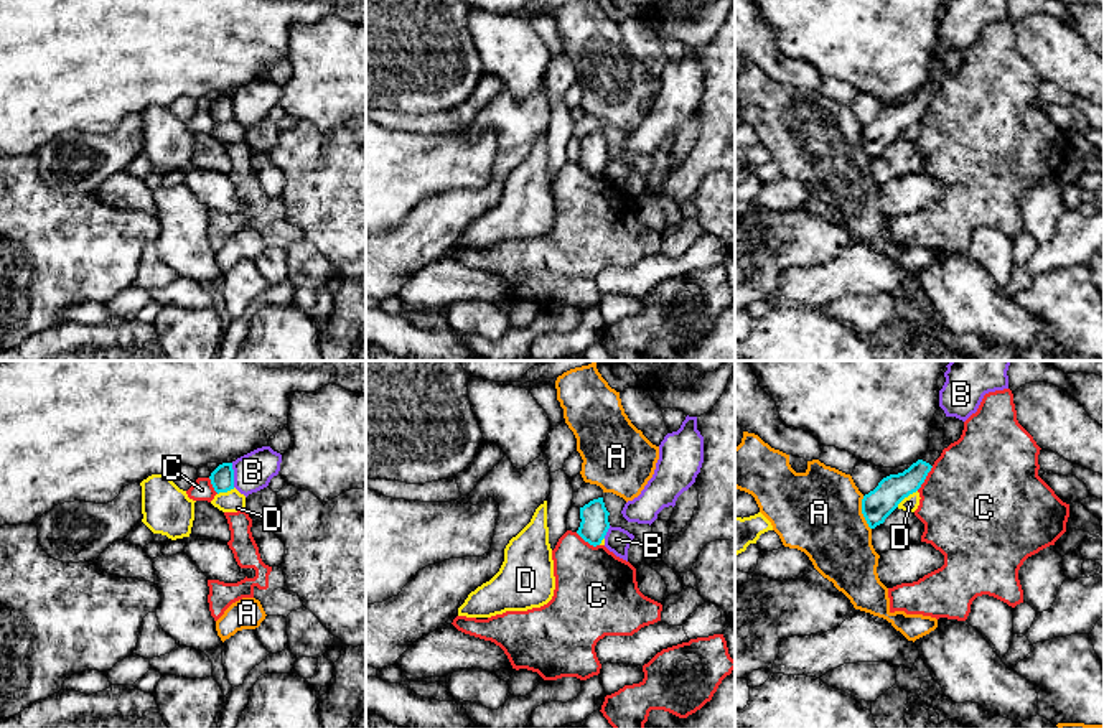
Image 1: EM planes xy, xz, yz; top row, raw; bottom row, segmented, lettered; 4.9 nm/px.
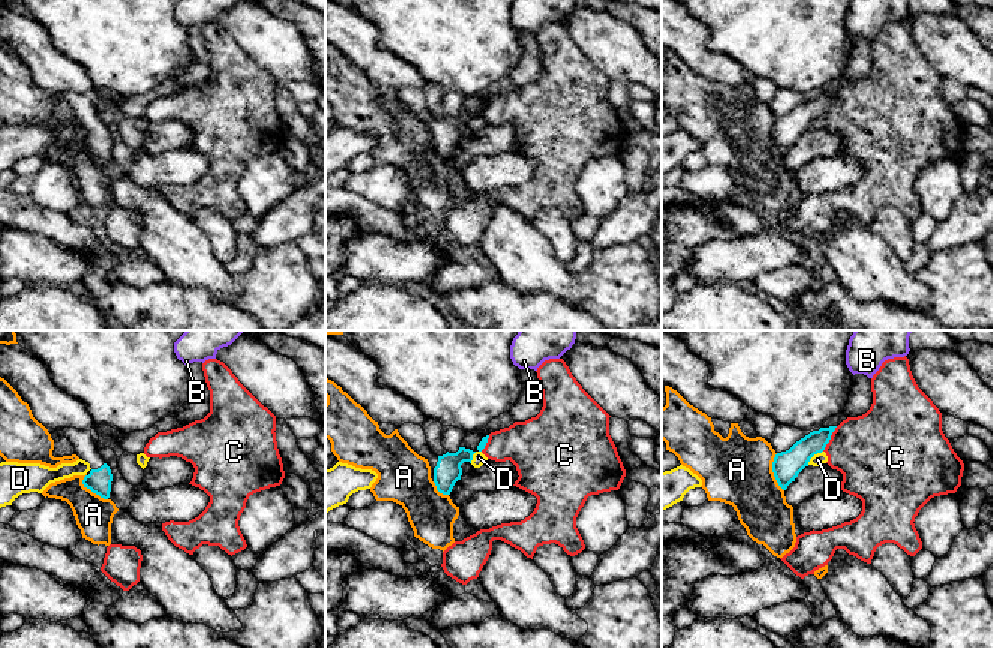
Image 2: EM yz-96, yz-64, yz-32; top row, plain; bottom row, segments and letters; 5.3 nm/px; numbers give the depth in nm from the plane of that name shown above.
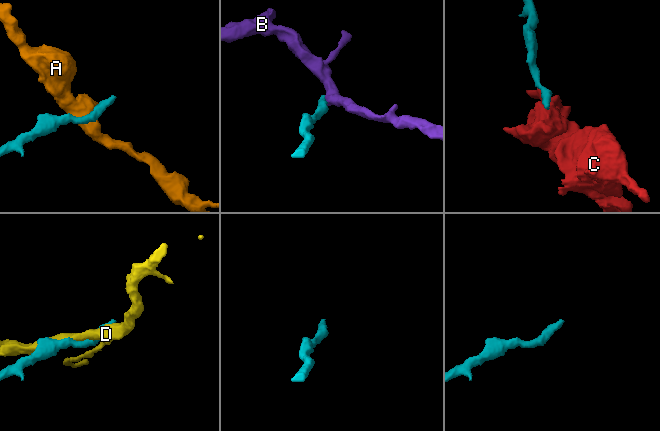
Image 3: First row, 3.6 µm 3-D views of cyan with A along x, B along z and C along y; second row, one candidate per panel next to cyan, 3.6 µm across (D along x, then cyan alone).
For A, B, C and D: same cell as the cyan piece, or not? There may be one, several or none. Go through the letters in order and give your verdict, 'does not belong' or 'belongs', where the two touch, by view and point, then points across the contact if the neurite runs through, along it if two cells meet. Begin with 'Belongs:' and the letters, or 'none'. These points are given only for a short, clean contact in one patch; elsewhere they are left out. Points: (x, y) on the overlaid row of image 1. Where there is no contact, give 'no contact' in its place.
Belongs: none
A: does not belong; contact yz (862, 513); border yz (862, 496), (862, 516), (870, 529)
B: does not belong; contact xy (233, 475); border xy (231, 463), (234, 486)
C: does not belong; contact yz (925, 478); border yz (933, 466), (916, 490)
D: does not belong; contact yz (907, 496)

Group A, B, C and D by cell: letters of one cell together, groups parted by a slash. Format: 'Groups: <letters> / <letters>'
Groups: A / B / C / D

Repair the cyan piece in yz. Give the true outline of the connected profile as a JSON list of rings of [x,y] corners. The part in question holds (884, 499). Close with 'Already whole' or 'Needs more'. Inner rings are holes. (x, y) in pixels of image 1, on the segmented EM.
[[[938,407],[929,430],[928,451],[923,453],[908,469],[883,478],[873,491],[863,496],[862,514],[870,529],[883,524],[905,497],[921,488],[934,461],[944,450],[946,418],[944,410]]]. Needs more

